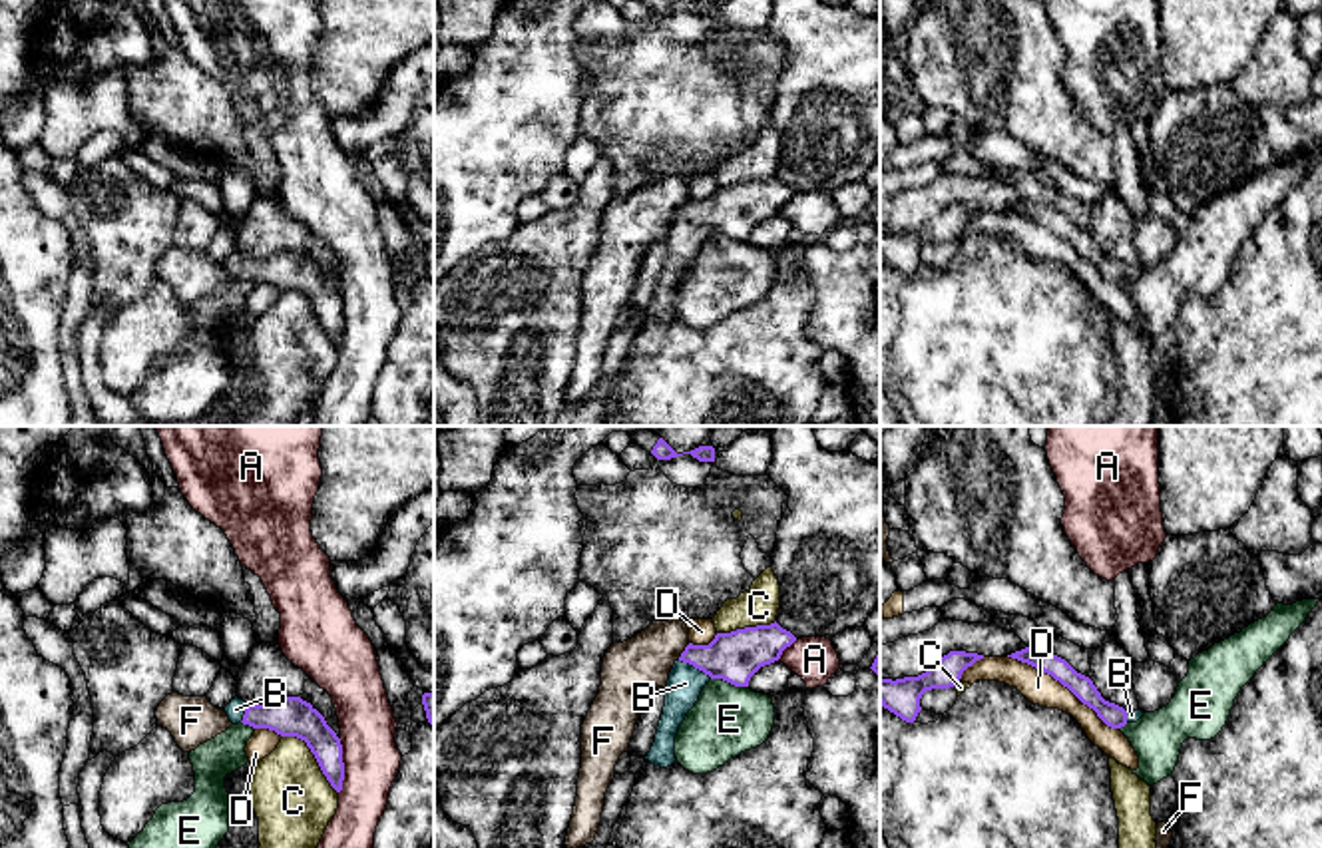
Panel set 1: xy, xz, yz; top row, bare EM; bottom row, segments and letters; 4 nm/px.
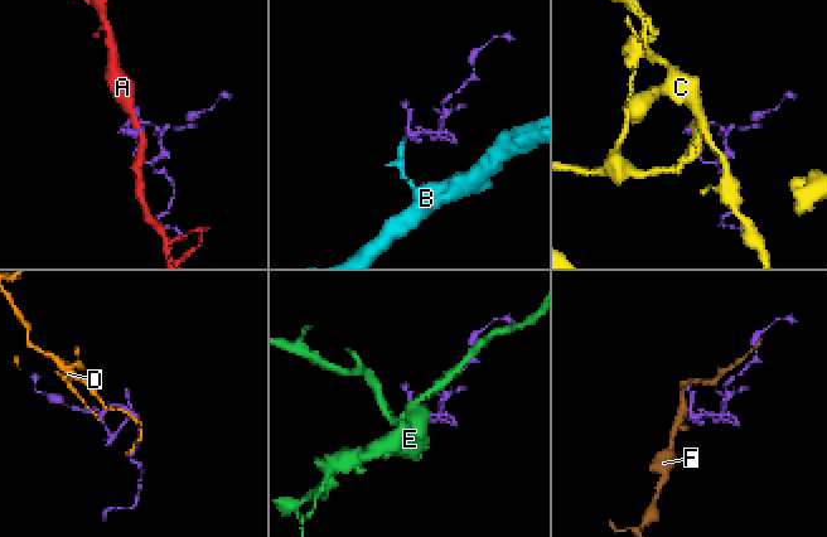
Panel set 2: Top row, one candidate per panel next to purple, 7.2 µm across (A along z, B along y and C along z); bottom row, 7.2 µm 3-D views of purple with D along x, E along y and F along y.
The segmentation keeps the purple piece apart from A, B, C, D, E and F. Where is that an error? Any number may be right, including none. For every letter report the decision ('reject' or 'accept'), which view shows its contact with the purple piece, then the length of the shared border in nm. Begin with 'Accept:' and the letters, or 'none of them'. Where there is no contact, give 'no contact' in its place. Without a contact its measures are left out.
Accept: B
A: reject | xy | 220 nm
B: accept | xz | 160 nm
C: reject | xy | 320 nm
D: reject | yz | 550 nm
E: reject | xz | 160 nm
F: reject | xz | 80 nm

